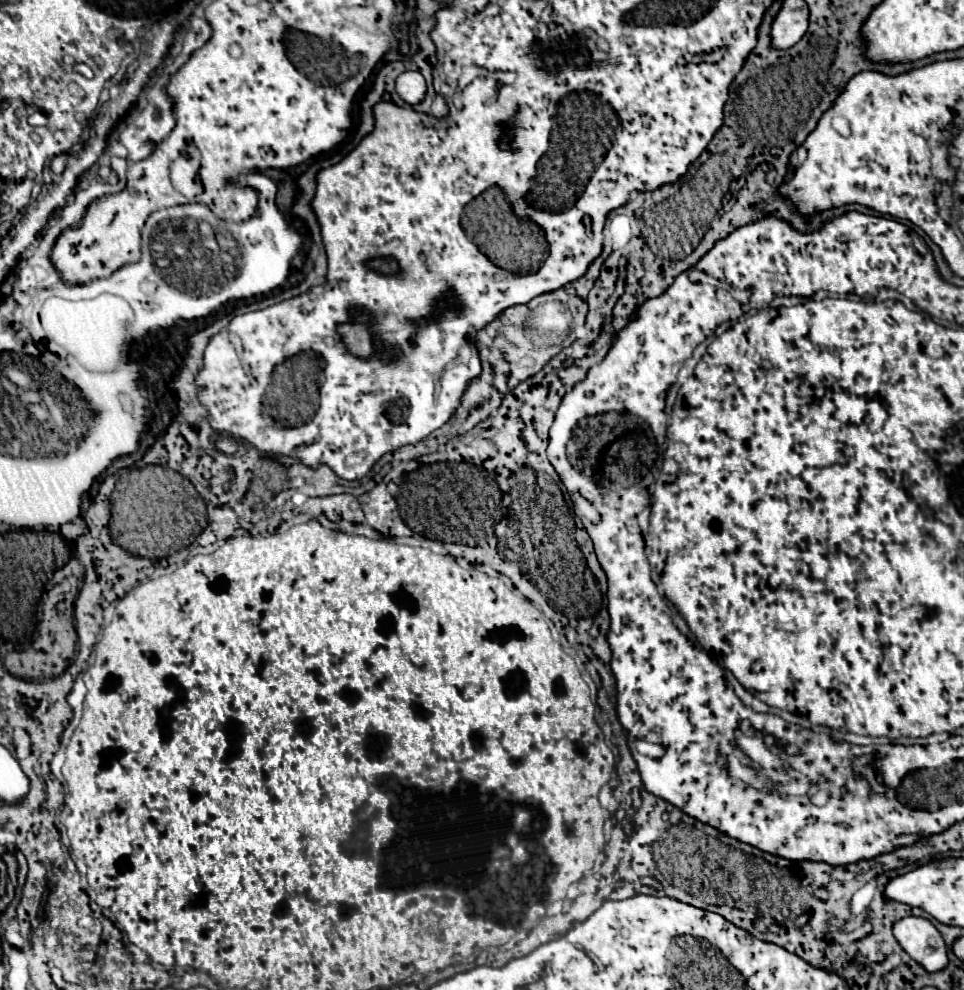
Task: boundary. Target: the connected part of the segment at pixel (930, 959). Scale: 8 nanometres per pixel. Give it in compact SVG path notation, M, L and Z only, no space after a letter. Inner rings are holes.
M904 917L892 927L900 947L926 971L936 973L948 965L946 945L938 929L924 917Z

